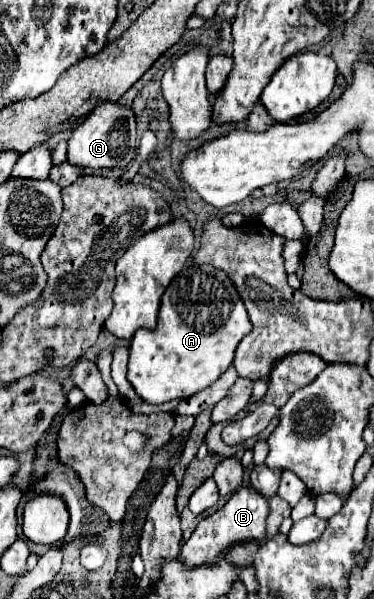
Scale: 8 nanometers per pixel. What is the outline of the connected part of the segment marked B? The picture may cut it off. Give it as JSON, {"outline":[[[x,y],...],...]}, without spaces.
{"outline":[[[242,487],[228,499],[228,503],[222,509],[218,509],[214,515],[198,523],[192,537],[182,545],[178,559],[188,567],[220,563],[226,555],[226,549],[230,549],[230,545],[242,541],[264,541],[266,517],[268,517],[268,499],[250,487]]]}

